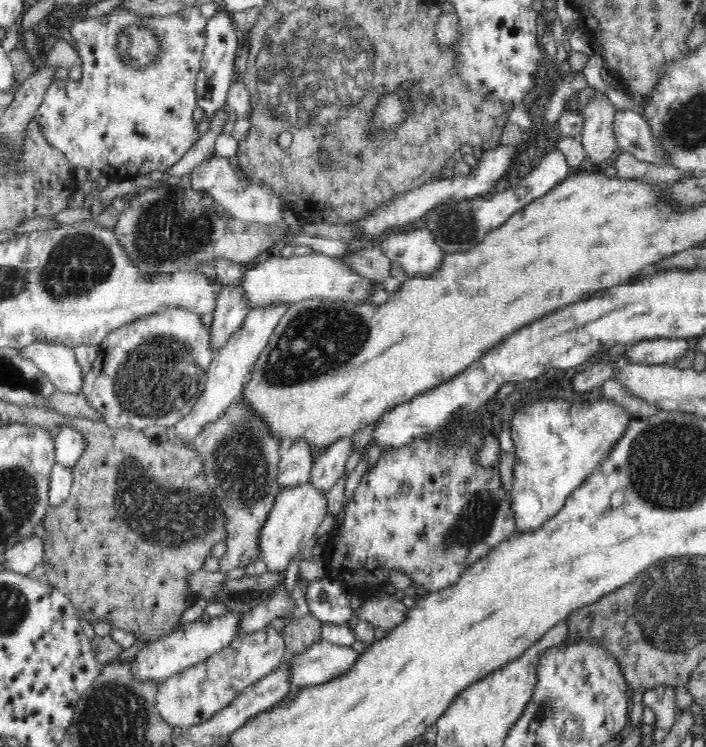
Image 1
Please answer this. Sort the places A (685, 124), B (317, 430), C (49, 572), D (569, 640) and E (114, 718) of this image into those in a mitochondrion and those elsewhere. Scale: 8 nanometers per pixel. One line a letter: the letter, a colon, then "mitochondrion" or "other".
A: mitochondrion
B: other
C: other
D: other
E: mitochondrion

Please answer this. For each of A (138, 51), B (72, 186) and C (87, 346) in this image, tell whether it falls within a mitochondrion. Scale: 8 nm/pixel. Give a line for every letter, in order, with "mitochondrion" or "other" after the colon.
A: mitochondrion
B: other
C: other

